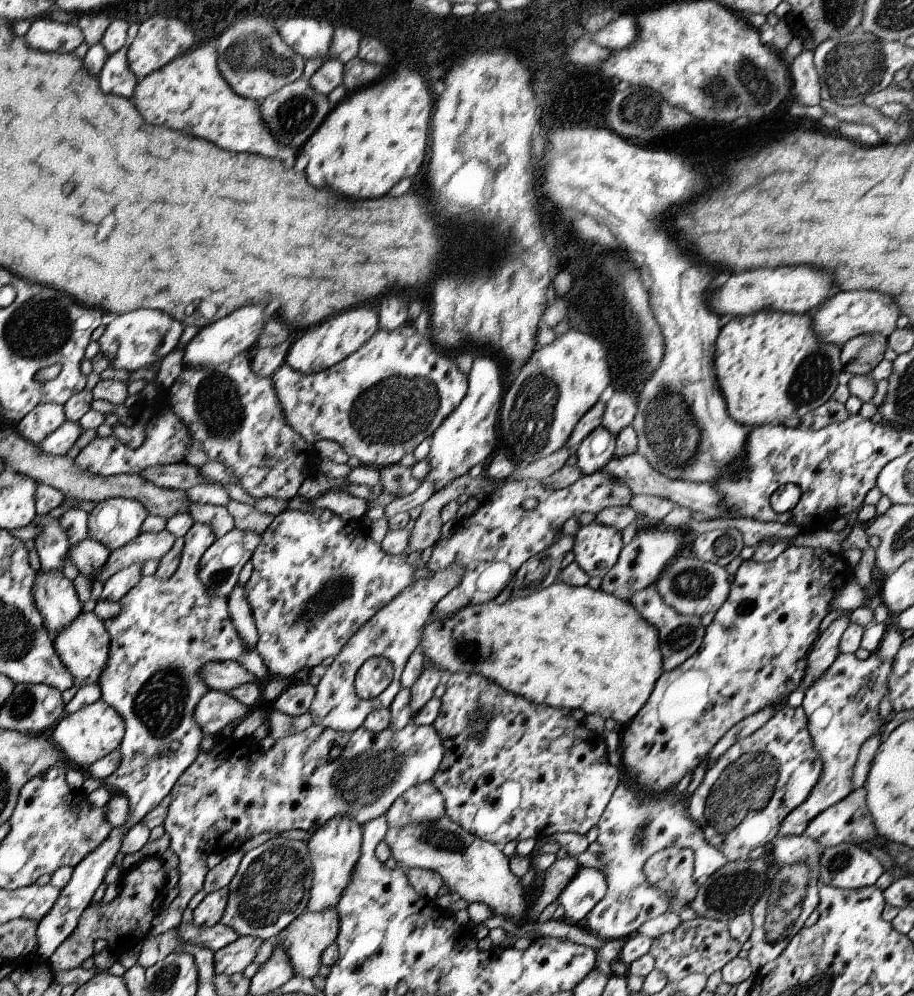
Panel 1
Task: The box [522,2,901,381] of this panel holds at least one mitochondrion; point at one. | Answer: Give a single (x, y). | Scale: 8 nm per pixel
(856, 65)

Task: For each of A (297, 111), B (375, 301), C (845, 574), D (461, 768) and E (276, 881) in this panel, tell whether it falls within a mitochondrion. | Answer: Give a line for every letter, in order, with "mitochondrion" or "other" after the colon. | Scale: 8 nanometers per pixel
A: mitochondrion
B: other
C: other
D: other
E: mitochondrion

